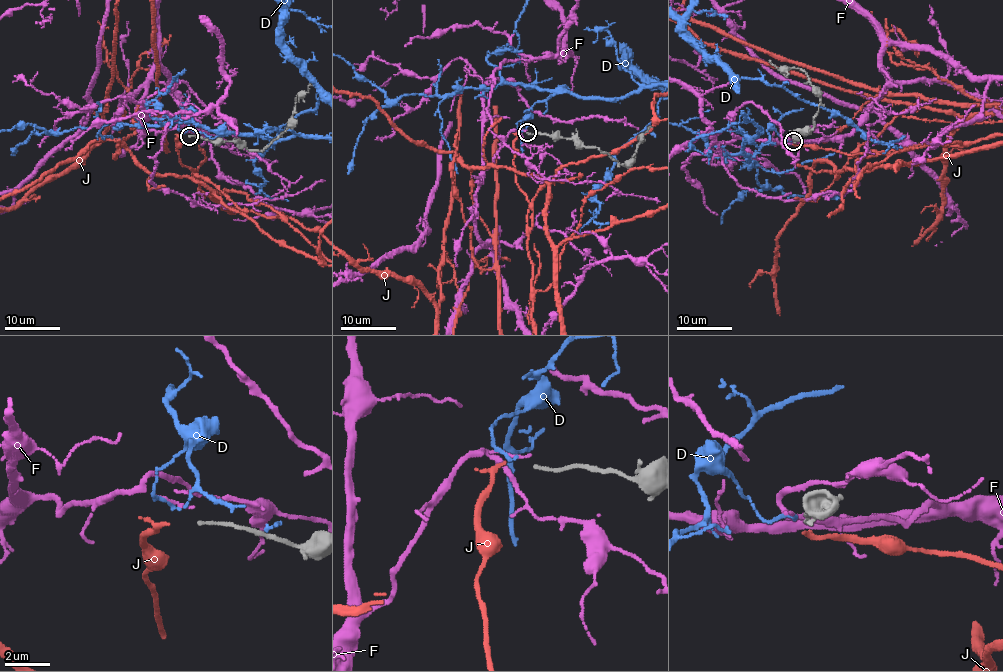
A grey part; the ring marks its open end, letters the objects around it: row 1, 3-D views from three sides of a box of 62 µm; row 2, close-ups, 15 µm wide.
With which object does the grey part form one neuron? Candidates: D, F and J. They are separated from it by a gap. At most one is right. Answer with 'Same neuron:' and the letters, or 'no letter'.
Same neuron: no letter

